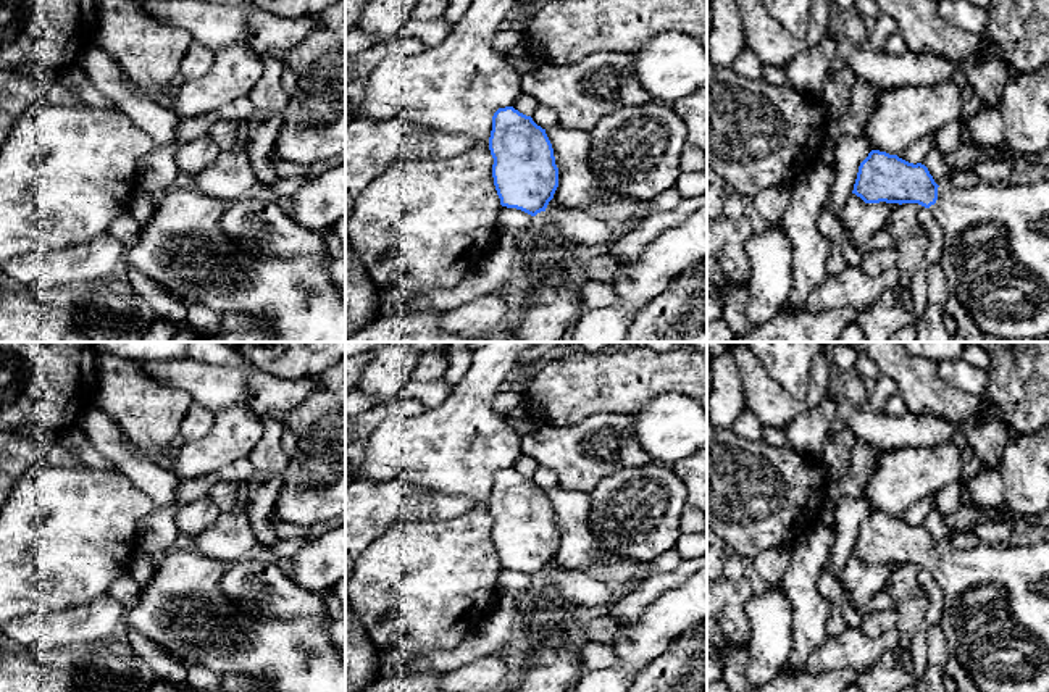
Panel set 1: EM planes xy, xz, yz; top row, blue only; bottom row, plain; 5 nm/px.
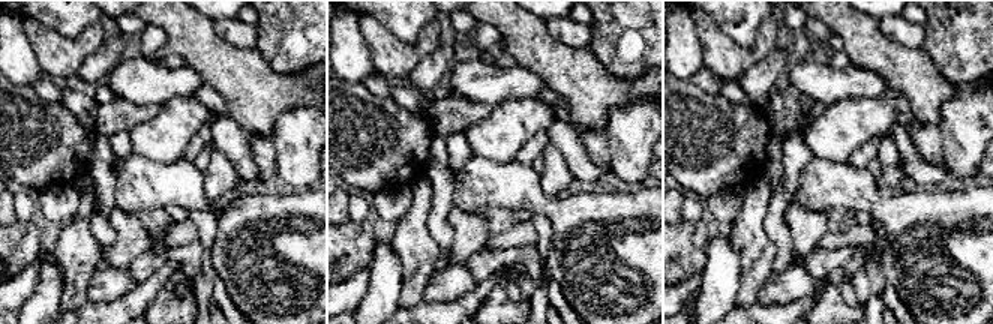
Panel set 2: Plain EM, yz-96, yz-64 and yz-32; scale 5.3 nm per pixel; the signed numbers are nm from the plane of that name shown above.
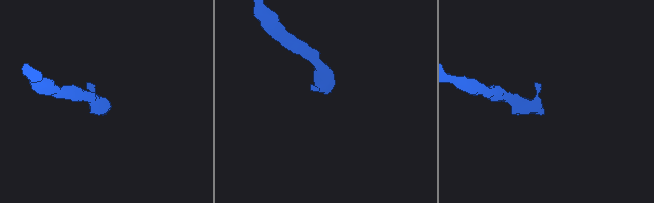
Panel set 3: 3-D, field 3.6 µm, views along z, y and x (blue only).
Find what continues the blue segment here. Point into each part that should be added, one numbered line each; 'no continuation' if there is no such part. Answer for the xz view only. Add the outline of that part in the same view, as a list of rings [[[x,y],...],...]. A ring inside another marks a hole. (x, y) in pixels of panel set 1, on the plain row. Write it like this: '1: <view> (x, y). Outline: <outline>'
1: xz (552, 633). Outline: [[[544,573],[534,577],[533,597],[541,595],[536,608],[524,615],[526,624],[526,653],[529,661],[518,669],[518,677],[507,692],[566,692],[586,671],[579,642],[584,639],[583,629],[587,623],[578,623],[573,615],[573,605],[565,602],[555,590],[550,597],[544,594],[549,586]]]

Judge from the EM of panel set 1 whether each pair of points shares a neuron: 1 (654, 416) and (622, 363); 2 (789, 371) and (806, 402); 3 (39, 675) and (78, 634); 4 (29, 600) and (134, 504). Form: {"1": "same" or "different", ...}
{"1": "different", "2": "different", "3": "different", "4": "same"}

